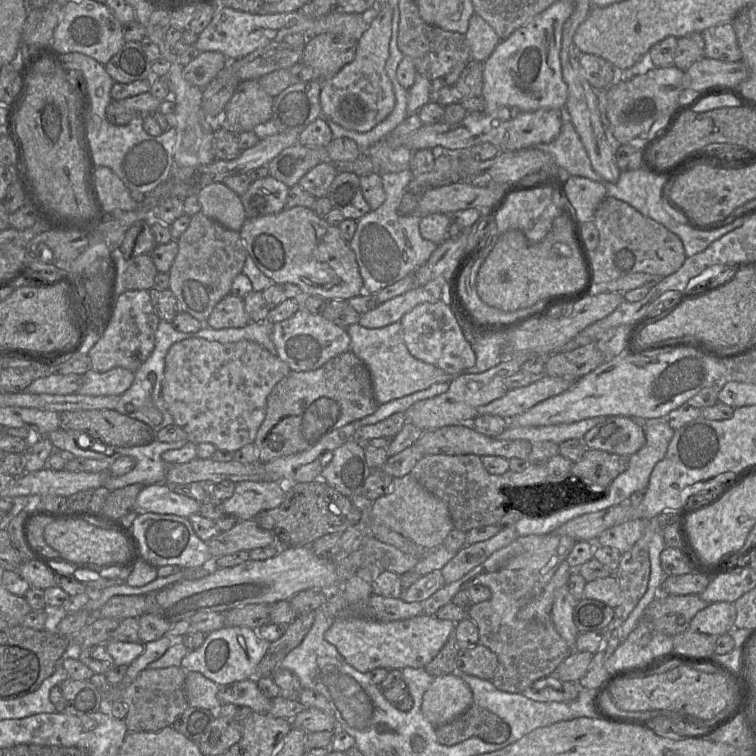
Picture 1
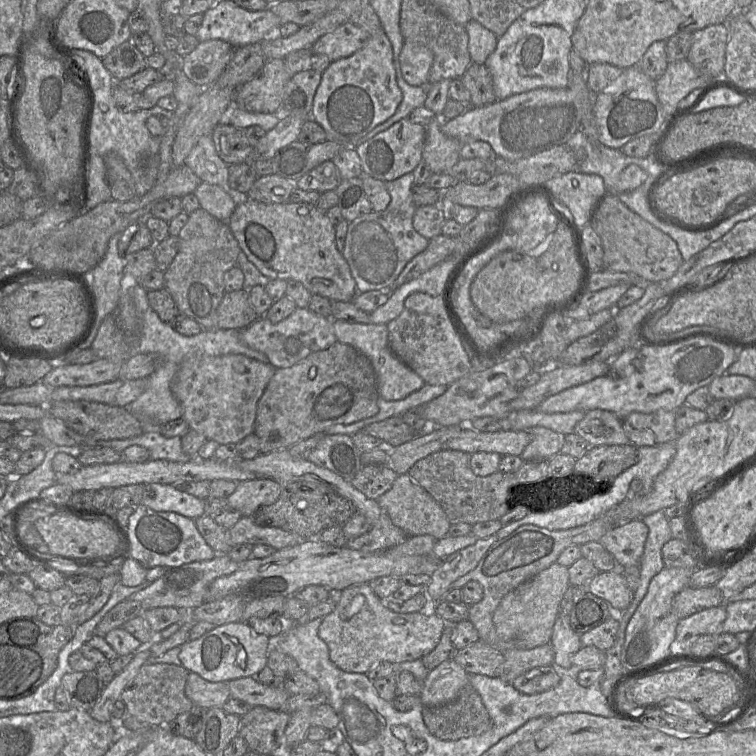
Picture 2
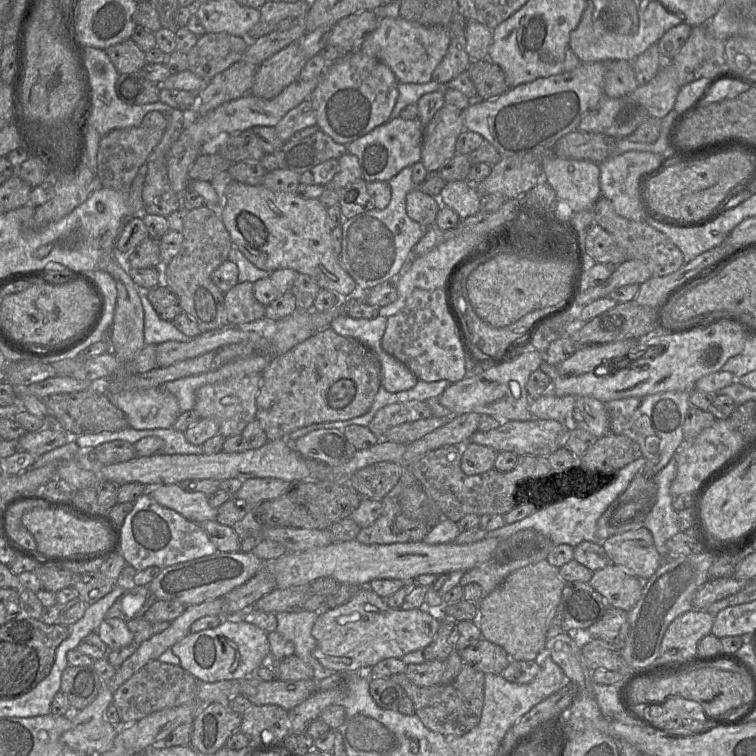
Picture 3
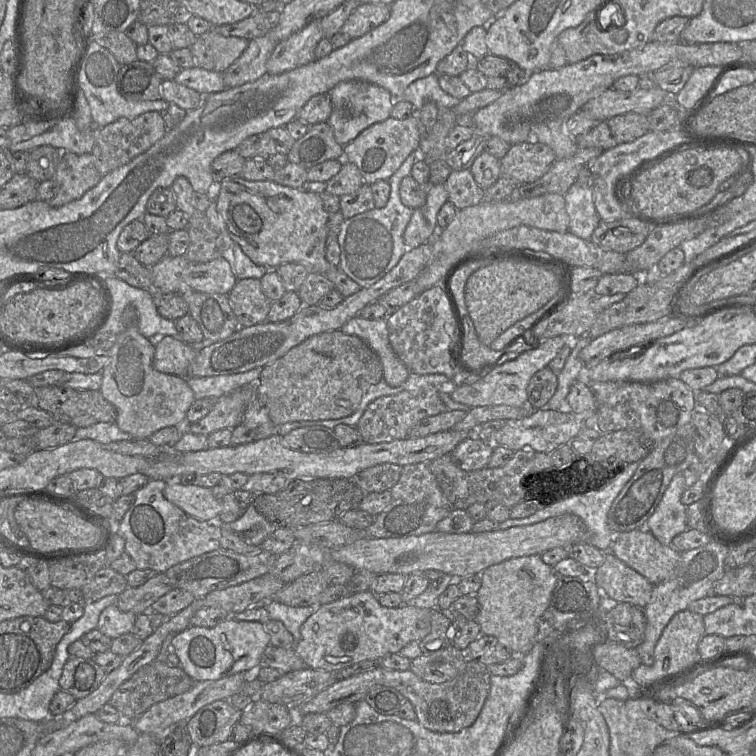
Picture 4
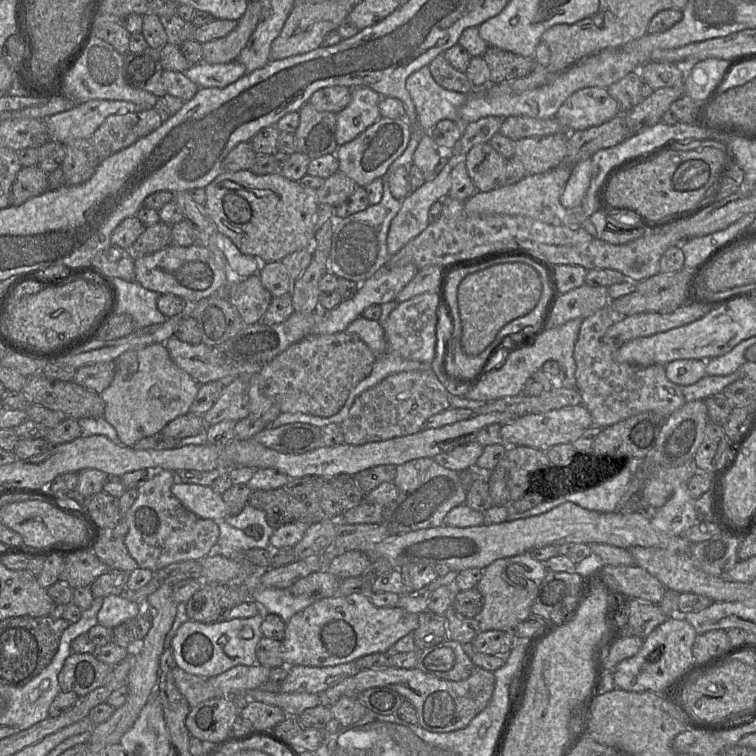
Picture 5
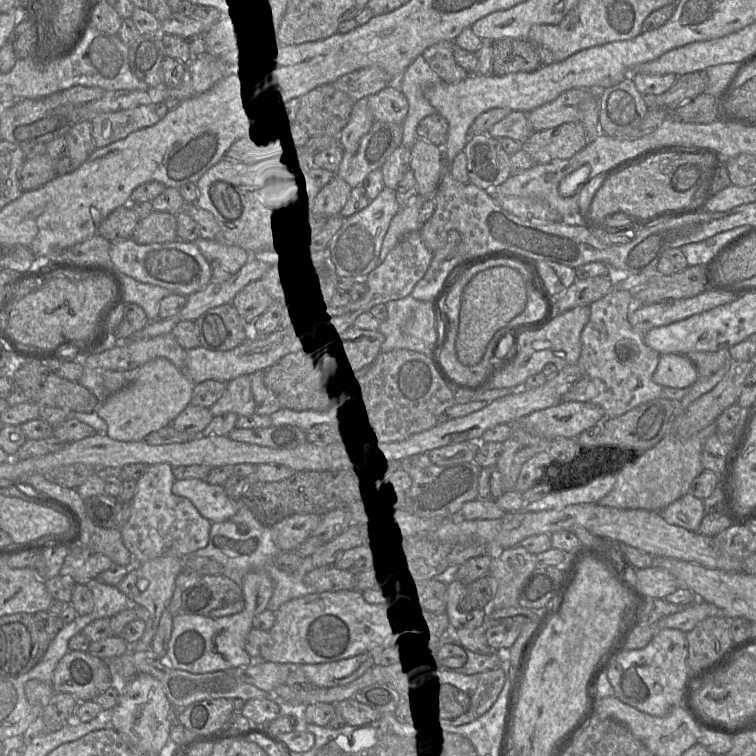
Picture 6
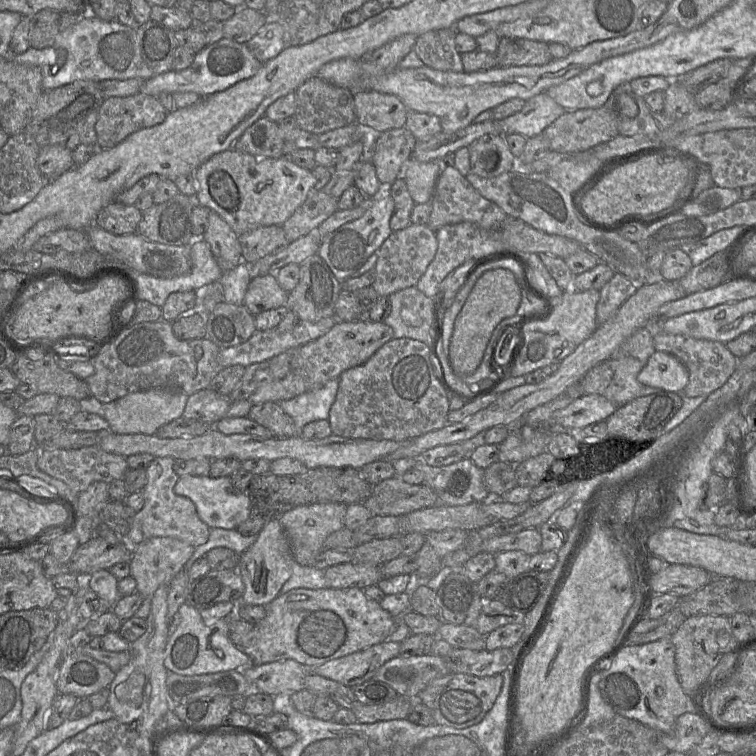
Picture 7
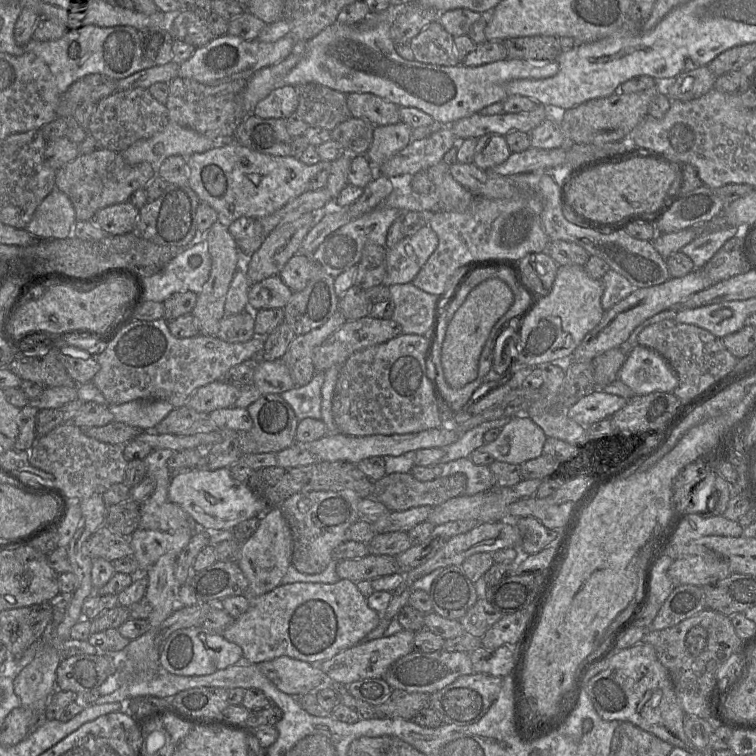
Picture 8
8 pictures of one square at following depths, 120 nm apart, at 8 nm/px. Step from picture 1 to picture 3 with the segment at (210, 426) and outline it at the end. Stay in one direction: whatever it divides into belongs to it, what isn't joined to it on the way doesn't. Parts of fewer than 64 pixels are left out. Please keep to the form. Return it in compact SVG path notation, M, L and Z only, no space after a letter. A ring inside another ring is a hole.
M250 373L223 382L206 384L196 391L193 410L200 419L211 418L216 420L220 426L219 433L225 438L241 434L244 428L256 419L256 399L261 387L261 379L260 373Z

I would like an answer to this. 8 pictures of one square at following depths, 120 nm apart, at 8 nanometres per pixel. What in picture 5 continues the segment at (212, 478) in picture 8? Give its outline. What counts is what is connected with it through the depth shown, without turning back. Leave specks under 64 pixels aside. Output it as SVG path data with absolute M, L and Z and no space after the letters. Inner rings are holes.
M176 481L171 486L171 493L187 510L201 519L219 521L228 516L222 495L214 492L210 486Z

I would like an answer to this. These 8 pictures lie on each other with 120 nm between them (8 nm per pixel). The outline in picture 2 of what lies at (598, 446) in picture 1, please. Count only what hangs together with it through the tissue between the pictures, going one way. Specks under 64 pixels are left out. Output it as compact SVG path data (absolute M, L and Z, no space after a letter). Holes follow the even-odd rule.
M607 410L587 411L583 419L576 424L574 432L585 439L590 446L629 443L623 430L622 419Z

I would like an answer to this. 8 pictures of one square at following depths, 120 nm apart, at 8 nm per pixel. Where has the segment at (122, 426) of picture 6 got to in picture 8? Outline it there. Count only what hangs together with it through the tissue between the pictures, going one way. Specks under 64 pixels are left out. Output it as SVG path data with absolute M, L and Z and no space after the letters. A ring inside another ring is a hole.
M133 400L122 404L108 404L113 414L113 421L121 422L144 431L154 431L156 425L162 421L174 407L162 400Z

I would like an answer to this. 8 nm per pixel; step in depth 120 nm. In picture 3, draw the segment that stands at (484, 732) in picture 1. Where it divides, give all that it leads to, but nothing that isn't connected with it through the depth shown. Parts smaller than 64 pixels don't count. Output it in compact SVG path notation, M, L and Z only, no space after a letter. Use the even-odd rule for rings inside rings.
M463 663L460 673L449 684L420 687L412 683L407 676L395 674L389 677L399 684L413 701L415 714L430 730L442 735L463 735L478 725L484 703L485 673Z

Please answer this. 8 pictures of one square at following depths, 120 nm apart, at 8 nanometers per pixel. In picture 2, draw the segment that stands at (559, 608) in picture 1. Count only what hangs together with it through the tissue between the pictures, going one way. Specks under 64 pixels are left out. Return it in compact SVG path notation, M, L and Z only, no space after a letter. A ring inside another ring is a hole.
M569 615L556 618L550 644L554 650L554 663L570 669L572 657L580 650L582 643L580 635L571 628Z

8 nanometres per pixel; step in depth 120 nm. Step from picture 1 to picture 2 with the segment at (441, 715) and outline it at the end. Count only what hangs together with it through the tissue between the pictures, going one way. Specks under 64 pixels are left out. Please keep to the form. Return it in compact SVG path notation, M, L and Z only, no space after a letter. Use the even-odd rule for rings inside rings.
M448 659L431 670L419 695L426 707L438 707L455 700L469 683L469 674L454 661Z

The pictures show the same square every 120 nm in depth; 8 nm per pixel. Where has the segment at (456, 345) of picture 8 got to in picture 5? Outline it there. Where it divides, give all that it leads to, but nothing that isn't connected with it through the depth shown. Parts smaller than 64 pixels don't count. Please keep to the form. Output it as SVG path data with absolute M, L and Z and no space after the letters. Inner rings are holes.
M519 262L488 267L468 275L458 289L461 318L461 346L468 356L482 353L507 323L531 312L542 294L542 282L535 268Z

